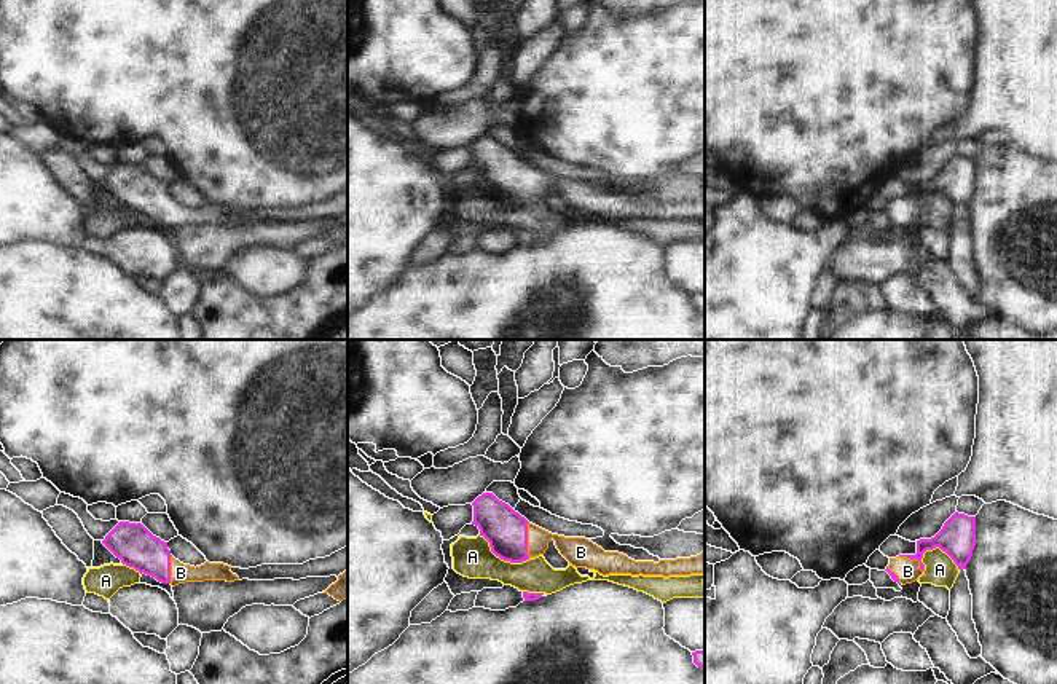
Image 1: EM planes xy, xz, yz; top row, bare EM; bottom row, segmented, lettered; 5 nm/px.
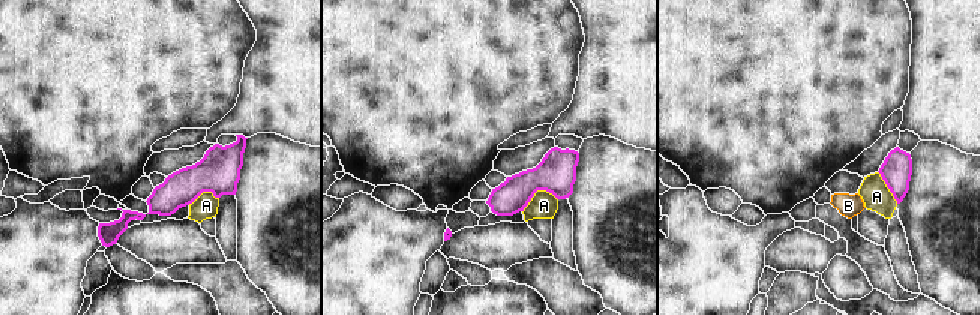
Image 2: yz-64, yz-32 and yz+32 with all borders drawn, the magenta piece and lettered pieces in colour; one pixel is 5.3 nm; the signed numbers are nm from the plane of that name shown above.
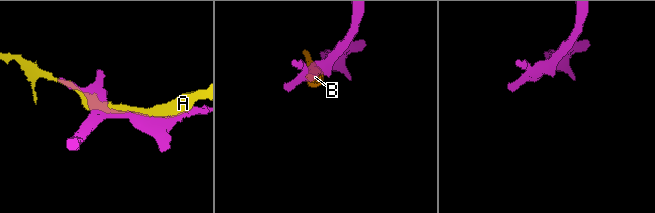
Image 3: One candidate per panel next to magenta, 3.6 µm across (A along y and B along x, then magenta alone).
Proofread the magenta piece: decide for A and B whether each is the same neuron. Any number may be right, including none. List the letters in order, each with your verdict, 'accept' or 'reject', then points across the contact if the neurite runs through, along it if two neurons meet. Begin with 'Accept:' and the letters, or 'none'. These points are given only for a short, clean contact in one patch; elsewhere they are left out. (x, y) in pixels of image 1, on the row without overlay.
Accept: B
A: reject
B: accept

